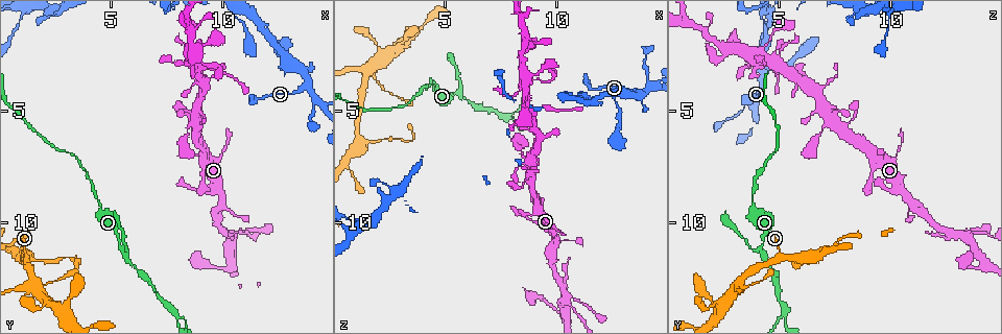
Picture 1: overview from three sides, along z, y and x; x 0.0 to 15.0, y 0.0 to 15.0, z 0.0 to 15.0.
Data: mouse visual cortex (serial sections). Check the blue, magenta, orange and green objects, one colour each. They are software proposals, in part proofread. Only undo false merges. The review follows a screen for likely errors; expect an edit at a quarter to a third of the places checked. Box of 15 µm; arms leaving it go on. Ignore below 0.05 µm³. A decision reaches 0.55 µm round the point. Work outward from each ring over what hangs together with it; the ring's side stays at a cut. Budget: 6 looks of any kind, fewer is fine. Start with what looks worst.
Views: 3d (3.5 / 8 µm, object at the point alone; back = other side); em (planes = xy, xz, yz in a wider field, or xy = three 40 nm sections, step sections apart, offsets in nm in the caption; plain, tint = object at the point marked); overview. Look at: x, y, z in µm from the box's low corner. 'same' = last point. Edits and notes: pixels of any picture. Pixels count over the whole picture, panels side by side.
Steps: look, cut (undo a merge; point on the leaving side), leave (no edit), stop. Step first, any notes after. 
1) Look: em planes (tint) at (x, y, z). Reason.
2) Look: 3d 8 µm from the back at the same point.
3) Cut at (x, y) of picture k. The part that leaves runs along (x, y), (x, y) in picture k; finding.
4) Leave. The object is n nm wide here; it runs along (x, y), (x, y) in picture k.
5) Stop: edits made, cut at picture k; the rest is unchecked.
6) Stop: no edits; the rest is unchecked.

Look: 3d 3.5 µm at (5.6, 11.1, 4.2). Branch point.

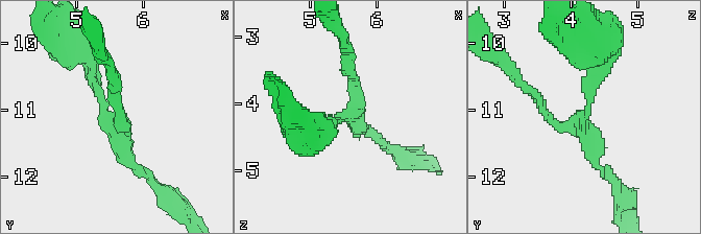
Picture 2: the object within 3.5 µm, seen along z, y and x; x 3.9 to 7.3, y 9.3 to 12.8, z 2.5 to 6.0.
Look: em xy step 1 (tint) at (5.55, 11.15, 4.15). 3 arms meet here; the arms are 150, 150, 200 nm wide.

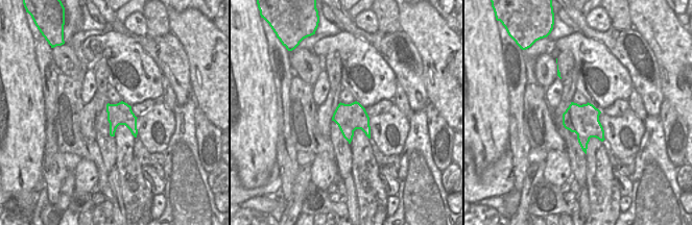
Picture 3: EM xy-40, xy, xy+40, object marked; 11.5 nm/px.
Leave. It runs along (90, 60), (125, 156), (145, 171) in picture 2; all the same cell.

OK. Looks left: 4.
Look: 3d 8 µm at (7.9, 14.3, 5.2). Three-way junction.

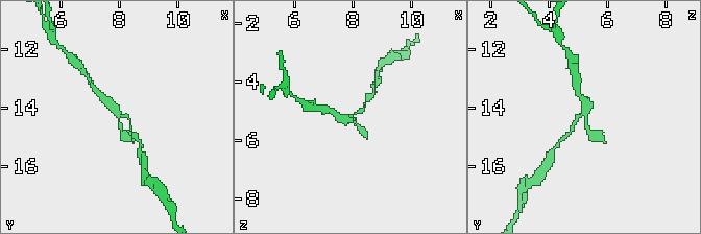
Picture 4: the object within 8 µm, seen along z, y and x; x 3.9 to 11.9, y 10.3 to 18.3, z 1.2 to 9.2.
Look: 3d 3.5 µm at (8.0, 14.2, 5.2). Zoom in.

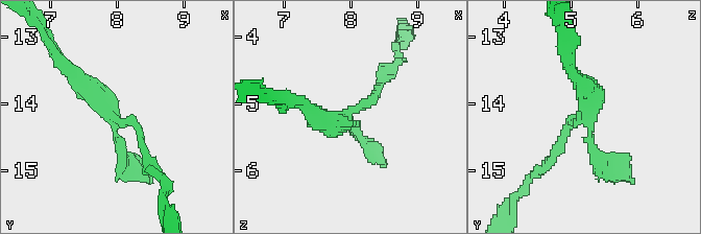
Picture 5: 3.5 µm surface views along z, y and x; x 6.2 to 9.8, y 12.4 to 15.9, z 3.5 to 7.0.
Look: em xy step 5 (tint) at (7.90, 14.25, 5.20). 3 arms meet here; the arms are 150, 200, 250 nm wide.

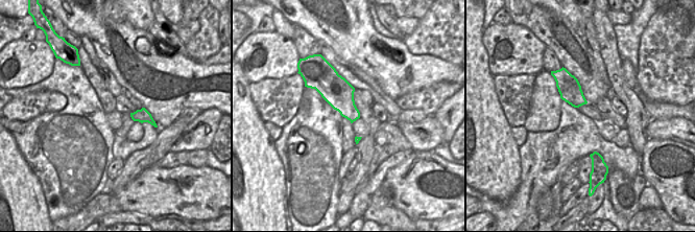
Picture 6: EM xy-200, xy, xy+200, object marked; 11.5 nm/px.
Leave. It runs along (68, 67), (106, 106), (119, 154), (135, 167) in picture 5; one cell here.

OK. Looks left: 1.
Stop: no edits; the rest is unchecked.

